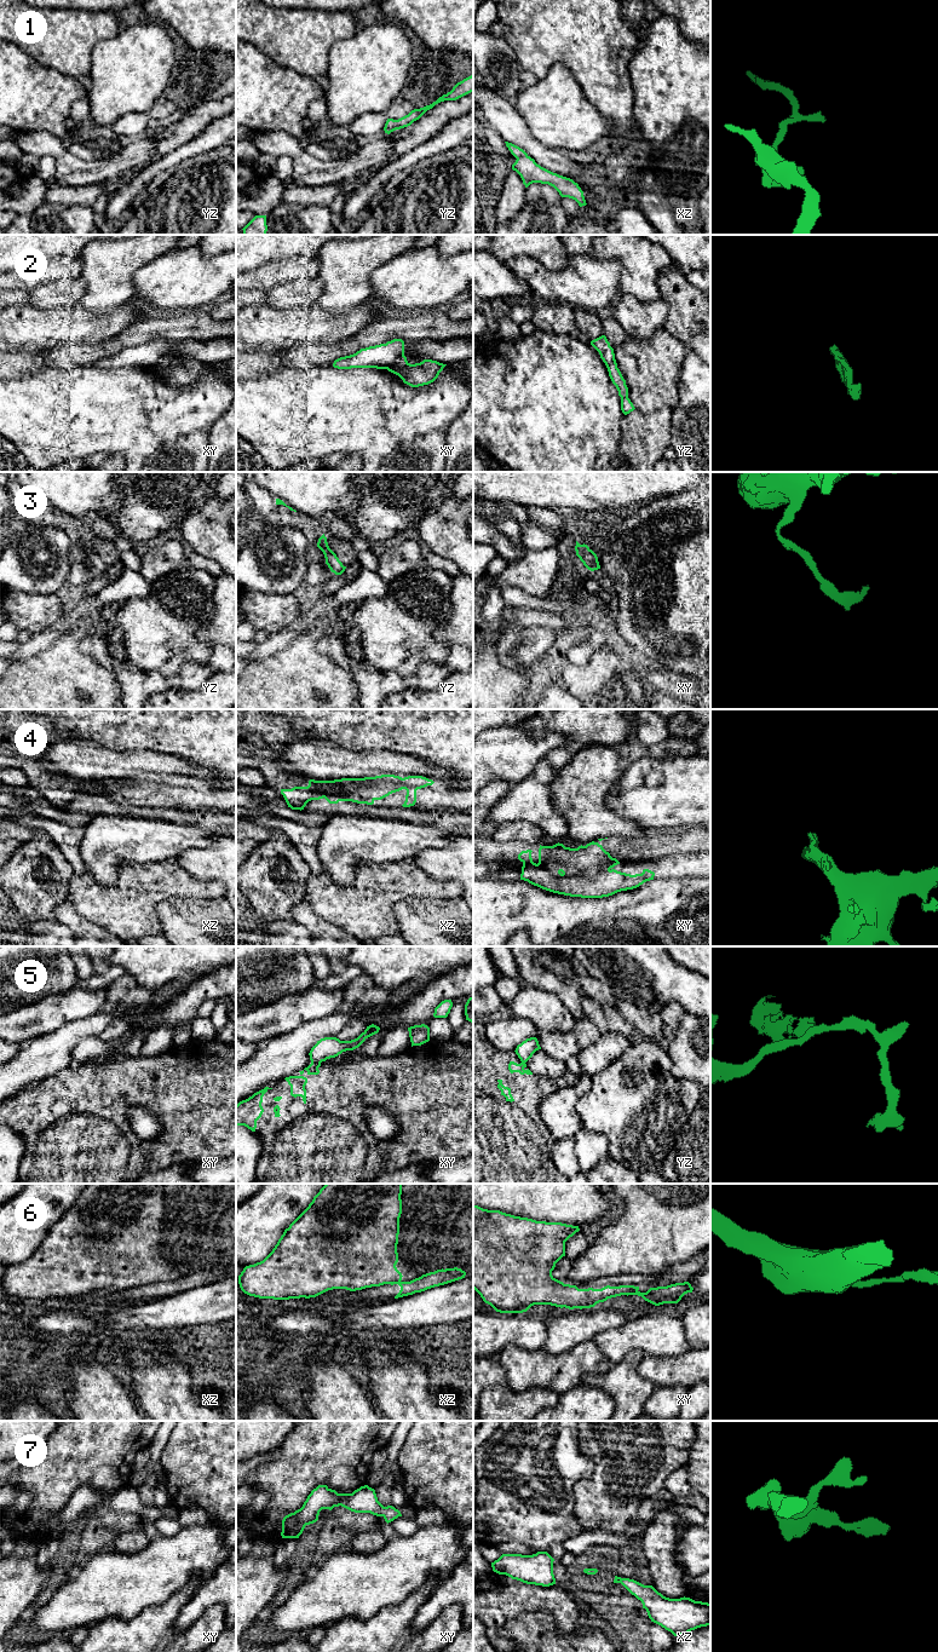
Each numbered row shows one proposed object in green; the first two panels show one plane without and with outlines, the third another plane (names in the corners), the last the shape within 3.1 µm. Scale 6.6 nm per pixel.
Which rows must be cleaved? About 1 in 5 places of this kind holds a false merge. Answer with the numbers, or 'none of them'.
5, 6

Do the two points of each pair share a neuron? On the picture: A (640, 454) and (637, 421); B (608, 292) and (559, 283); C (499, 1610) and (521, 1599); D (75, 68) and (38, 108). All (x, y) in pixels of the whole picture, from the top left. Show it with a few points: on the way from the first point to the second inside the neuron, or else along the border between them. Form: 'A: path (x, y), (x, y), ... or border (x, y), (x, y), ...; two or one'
A: path (640, 445), (639, 430); one
B: path (596, 286), (571, 285); one
C: path (504, 1605), (510, 1599), (516, 1599); one
D: border (41, 64), (72, 75), (78, 80); two

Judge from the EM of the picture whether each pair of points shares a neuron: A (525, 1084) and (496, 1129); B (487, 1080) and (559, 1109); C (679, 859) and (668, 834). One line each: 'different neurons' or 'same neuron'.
A: same neuron
B: different neurons
C: different neurons

